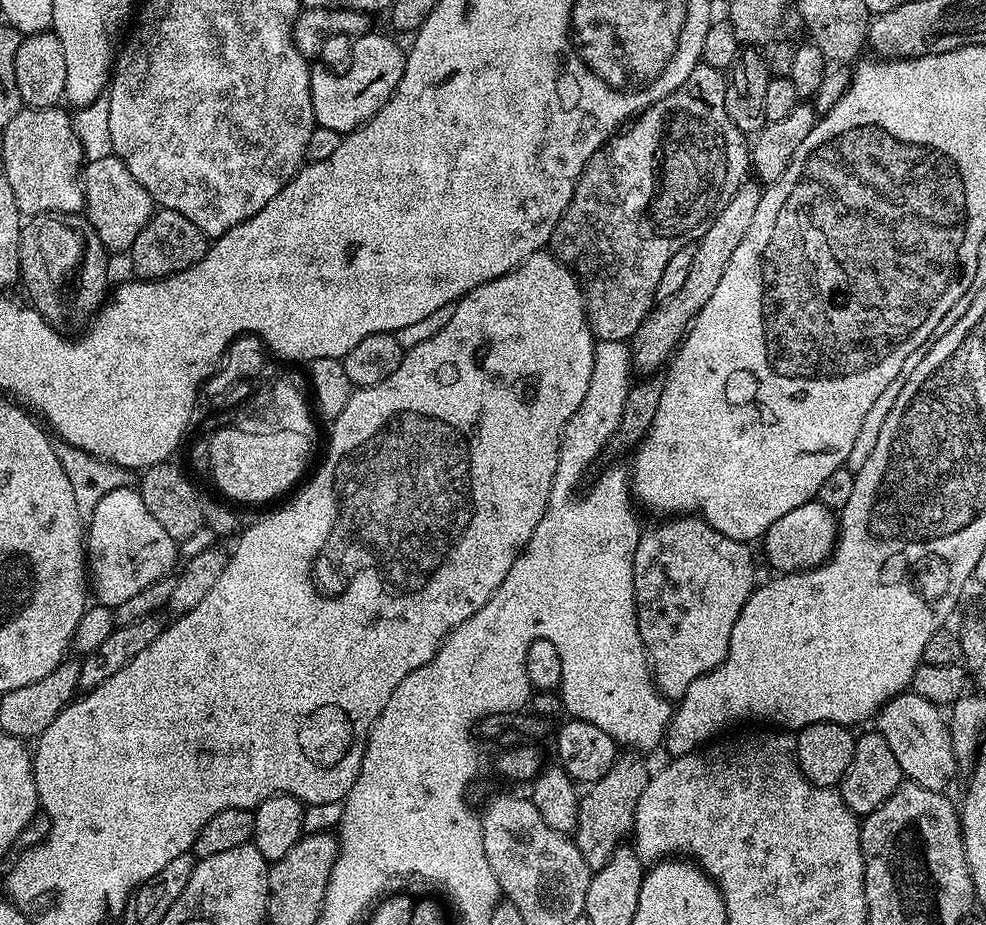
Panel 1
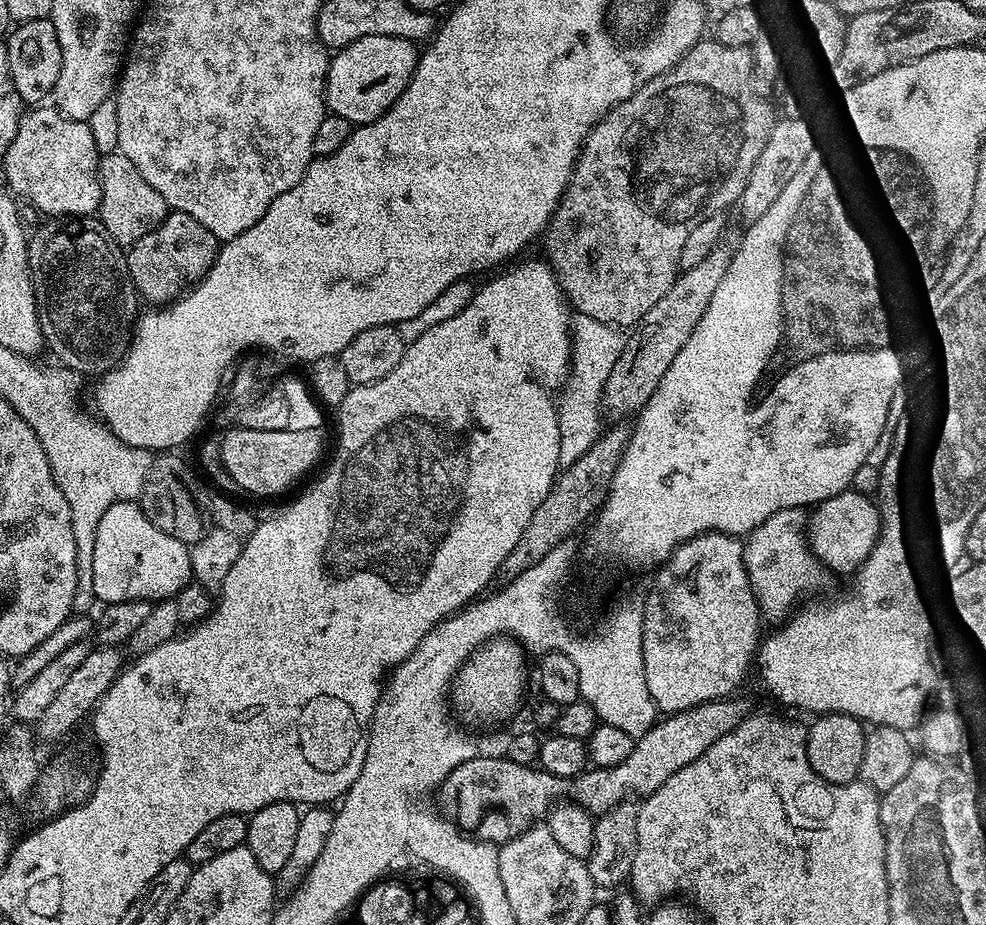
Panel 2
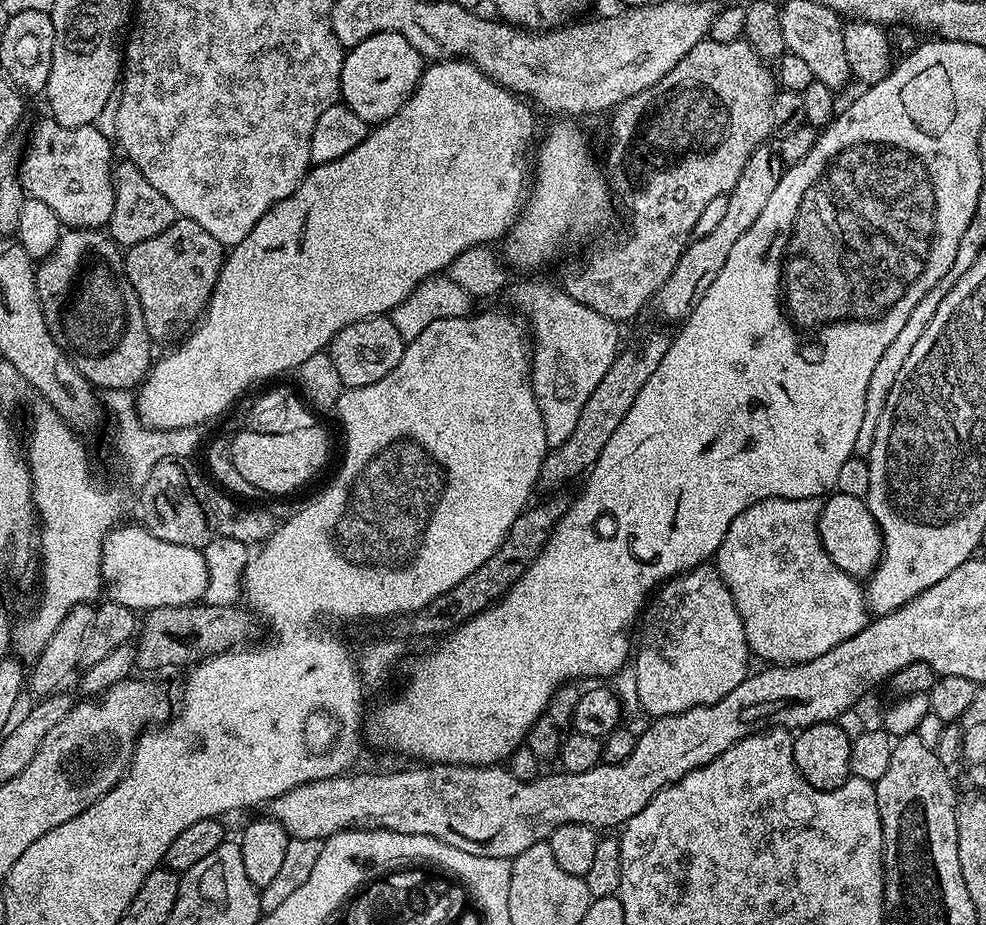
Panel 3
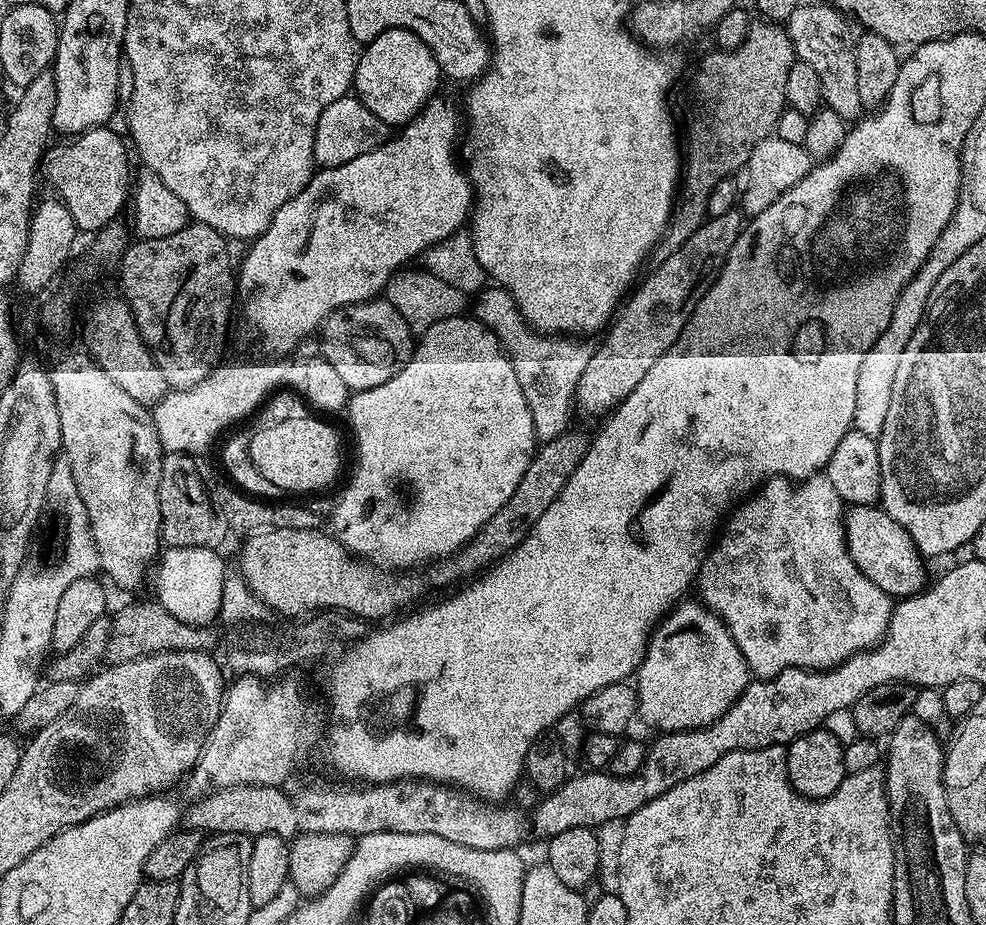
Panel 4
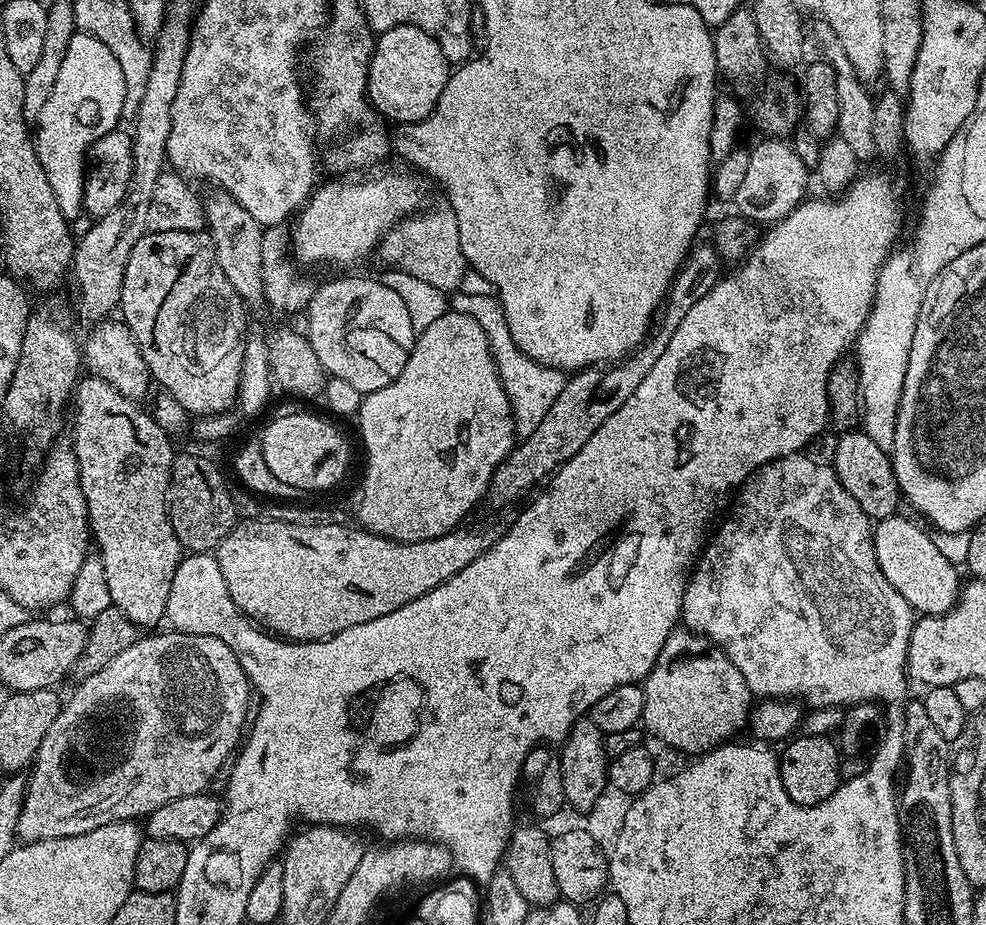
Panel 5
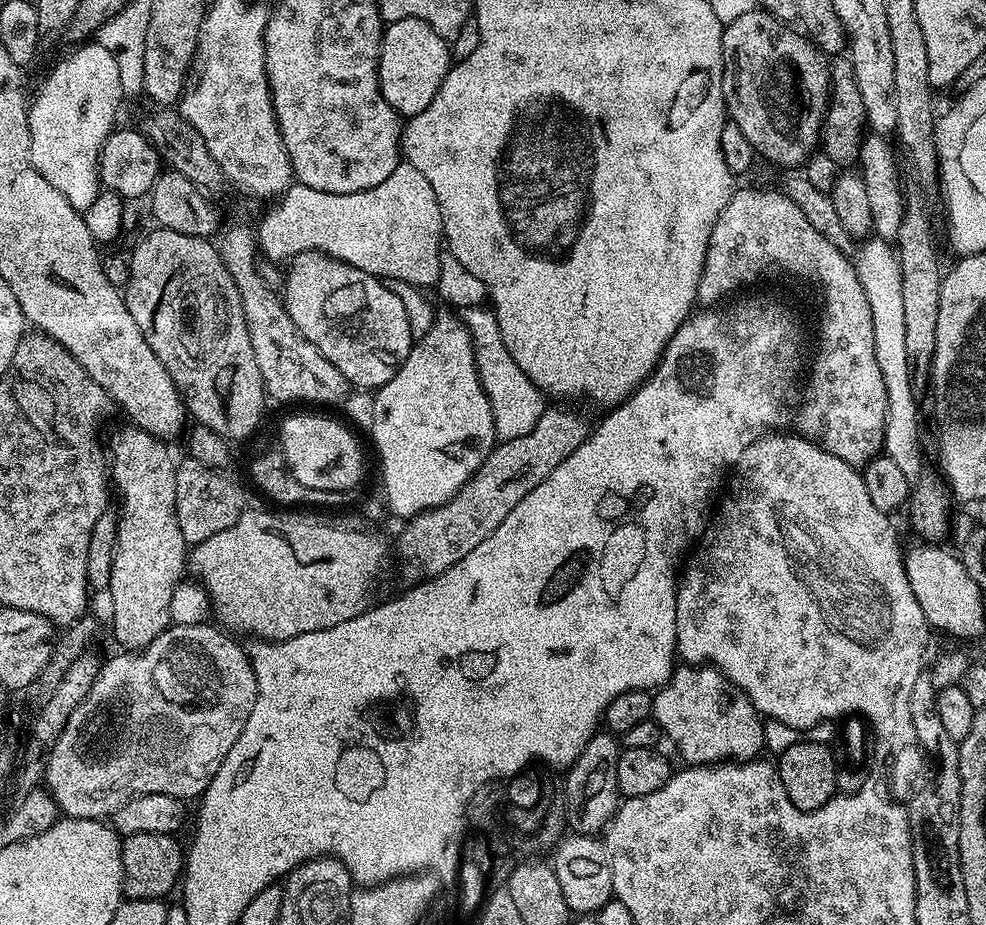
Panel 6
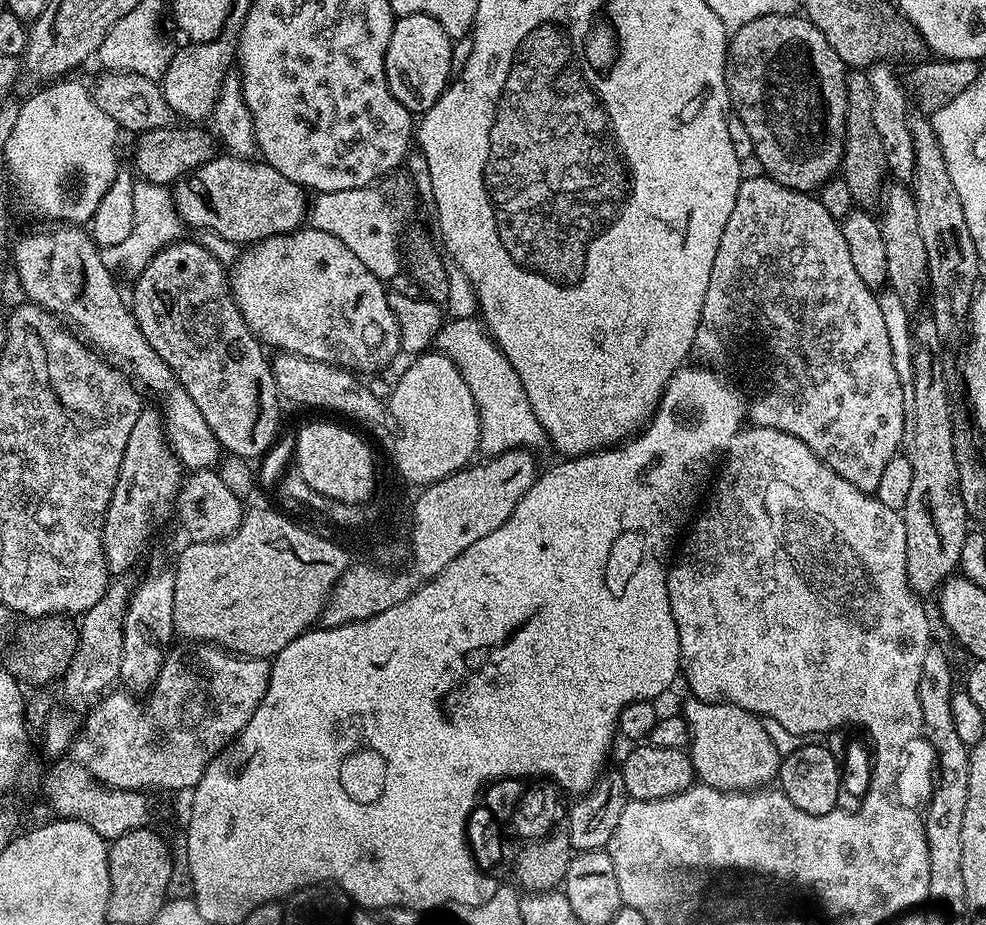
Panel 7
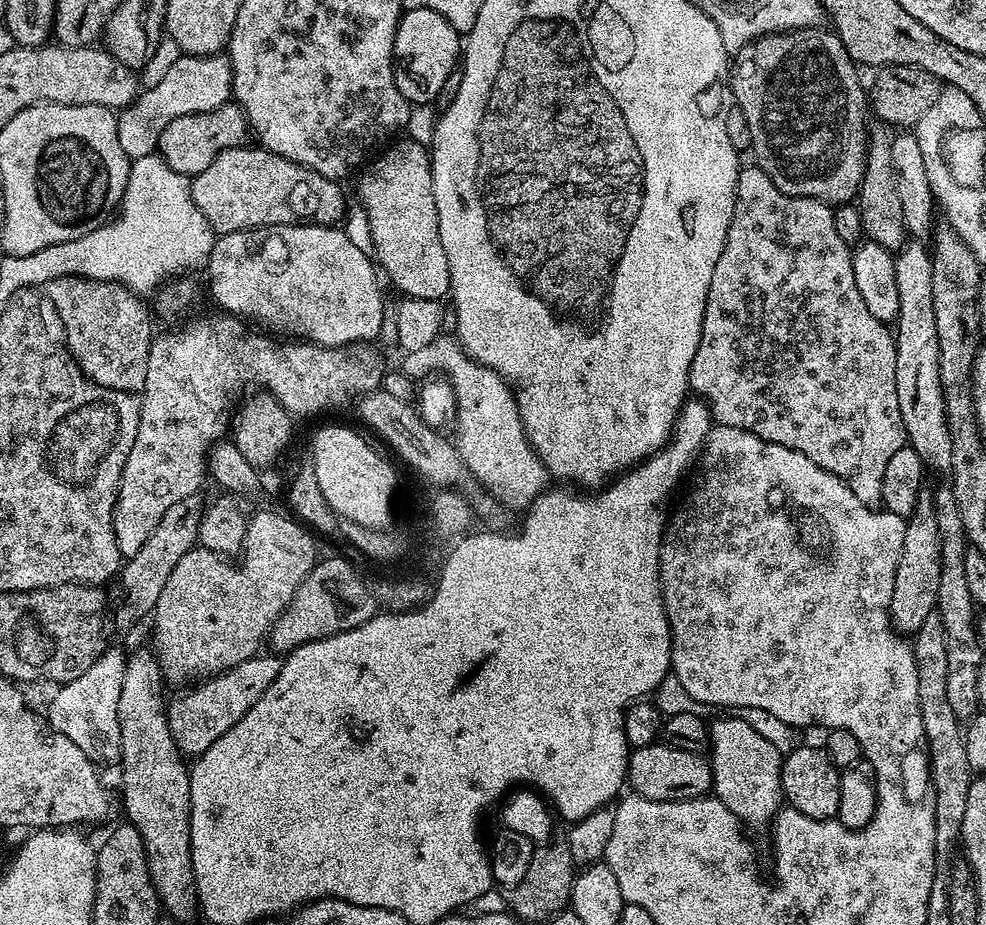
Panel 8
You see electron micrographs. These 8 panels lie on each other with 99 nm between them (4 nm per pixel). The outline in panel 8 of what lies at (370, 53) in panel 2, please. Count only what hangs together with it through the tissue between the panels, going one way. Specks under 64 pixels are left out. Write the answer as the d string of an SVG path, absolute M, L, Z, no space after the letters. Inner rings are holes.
M410 8L401 15L398 22L398 30L394 38L394 54L392 55L392 73L396 79L398 90L402 90L402 94L407 98L409 104L419 106L419 104L428 104L431 100L435 101L439 97L442 86L446 86L446 78L450 78L450 74L458 67L458 61L462 56L462 36L461 33L454 30L454 26L450 26L450 22L446 22L446 18L442 18L442 14L434 14L434 10L426 10L425 8Z

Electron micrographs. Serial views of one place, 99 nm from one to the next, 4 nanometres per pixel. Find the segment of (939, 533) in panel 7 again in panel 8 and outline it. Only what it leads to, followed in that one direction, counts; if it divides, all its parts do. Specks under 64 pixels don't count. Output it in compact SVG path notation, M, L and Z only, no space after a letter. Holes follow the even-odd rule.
M921 494L910 519L905 523L902 554L898 558L898 570L894 574L894 593L891 594L889 616L893 627L898 632L916 633L930 613L935 611L938 578L941 574L940 535L936 521L936 506L931 495Z

